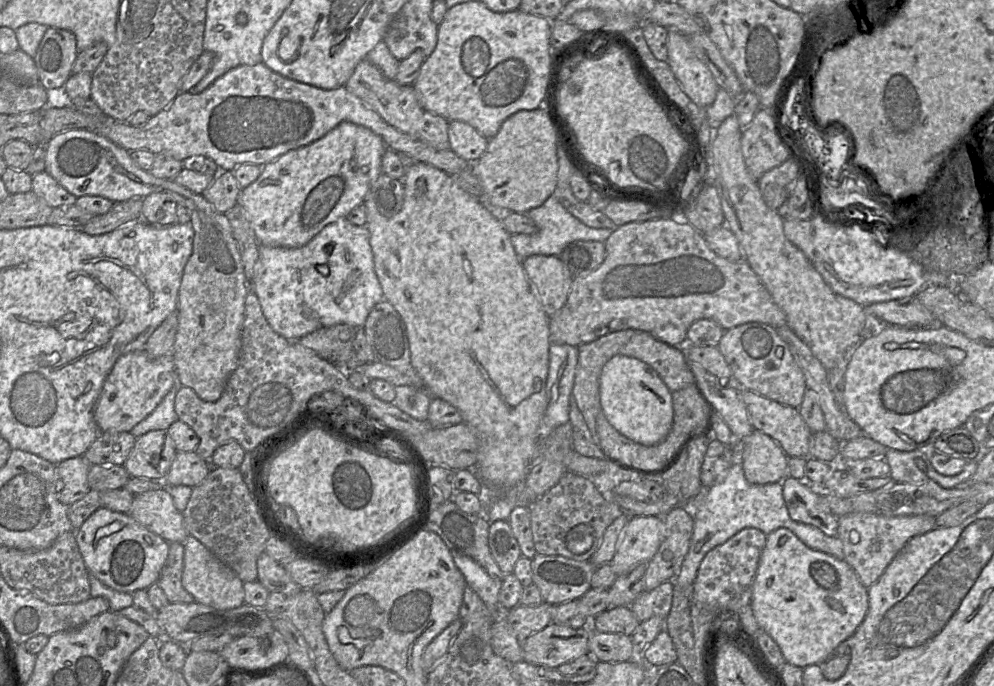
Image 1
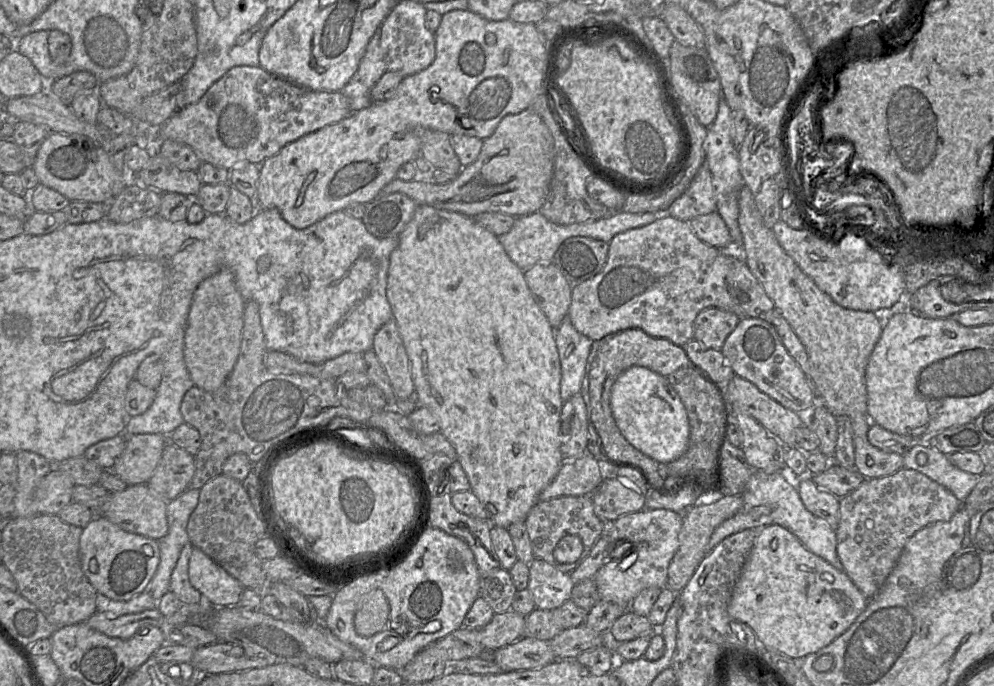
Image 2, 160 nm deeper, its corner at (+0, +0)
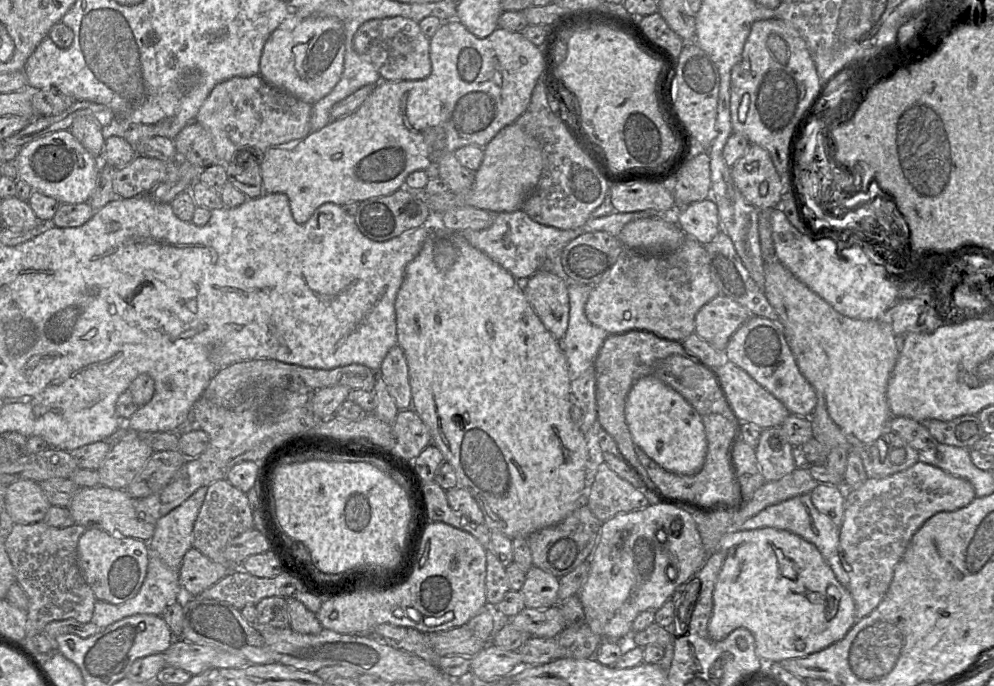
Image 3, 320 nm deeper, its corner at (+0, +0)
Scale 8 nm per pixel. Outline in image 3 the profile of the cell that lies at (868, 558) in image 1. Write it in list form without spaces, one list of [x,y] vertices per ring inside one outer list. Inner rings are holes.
[[[923,462],[887,477],[867,478],[858,487],[845,490],[840,556],[849,576],[857,619],[869,615],[881,603],[895,566],[924,522],[939,512],[963,508],[975,498],[974,487],[968,480]]]

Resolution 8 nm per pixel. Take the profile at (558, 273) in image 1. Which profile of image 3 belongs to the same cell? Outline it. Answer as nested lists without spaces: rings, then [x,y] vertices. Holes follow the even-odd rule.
[[[538,270],[524,282],[524,294],[545,328],[560,341],[569,320],[566,281],[550,271]]]

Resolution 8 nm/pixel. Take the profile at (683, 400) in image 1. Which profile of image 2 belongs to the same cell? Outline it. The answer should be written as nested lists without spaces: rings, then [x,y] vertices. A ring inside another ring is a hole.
[[[681,367],[668,375],[667,379],[686,409],[690,436],[686,452],[670,464],[661,466],[662,483],[658,485],[662,488],[675,488],[695,484],[699,487],[714,488],[718,484],[720,449],[725,440],[728,423],[719,389],[700,368]]]

